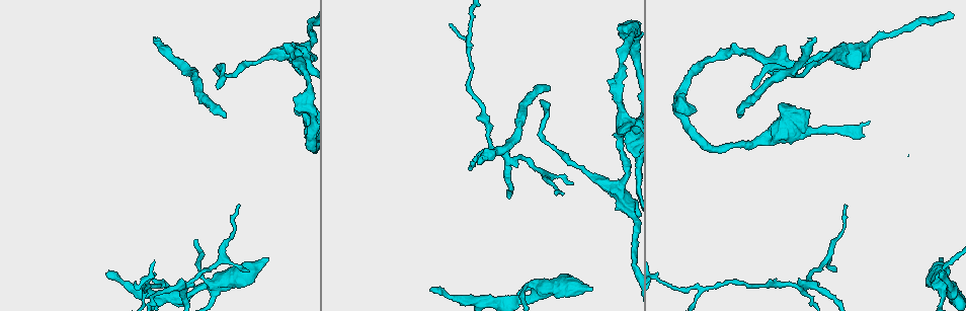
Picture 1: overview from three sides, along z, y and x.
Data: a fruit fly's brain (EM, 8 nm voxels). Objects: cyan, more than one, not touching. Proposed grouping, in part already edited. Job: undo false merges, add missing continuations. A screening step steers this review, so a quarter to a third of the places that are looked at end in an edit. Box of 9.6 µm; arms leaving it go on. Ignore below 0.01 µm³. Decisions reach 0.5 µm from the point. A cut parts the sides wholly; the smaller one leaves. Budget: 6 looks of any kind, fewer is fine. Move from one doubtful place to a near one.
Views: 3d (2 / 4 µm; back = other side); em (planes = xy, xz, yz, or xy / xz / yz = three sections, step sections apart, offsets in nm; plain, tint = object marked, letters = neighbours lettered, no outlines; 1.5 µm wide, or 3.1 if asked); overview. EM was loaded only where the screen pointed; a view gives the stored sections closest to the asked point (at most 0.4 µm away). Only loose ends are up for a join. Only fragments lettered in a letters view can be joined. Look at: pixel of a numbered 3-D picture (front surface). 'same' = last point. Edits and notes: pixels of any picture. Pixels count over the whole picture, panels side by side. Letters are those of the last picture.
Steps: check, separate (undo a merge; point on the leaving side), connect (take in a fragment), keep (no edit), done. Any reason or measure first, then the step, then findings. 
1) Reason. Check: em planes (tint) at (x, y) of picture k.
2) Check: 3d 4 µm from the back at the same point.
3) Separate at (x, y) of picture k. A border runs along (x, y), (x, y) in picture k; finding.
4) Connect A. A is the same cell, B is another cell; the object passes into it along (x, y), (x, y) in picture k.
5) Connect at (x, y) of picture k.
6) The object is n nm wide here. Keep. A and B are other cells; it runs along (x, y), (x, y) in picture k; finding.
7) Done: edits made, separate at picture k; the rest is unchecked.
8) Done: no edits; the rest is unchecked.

Branch stops here. Check: em xz step 4 (tint) at (608, 80) of picture 1.

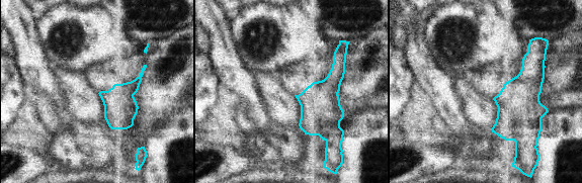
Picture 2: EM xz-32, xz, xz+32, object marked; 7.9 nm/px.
Cut it another way. Check: em planes (letters) at the same point.

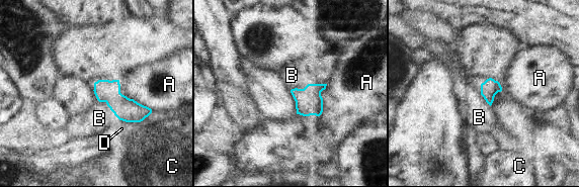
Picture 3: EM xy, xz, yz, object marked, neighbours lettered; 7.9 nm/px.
Keep. A, B, C and D are other cells; no lettered fragment goes on from it.

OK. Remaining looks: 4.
Free end. Check: 3d 4 µm at (154, 39) of picture 1.

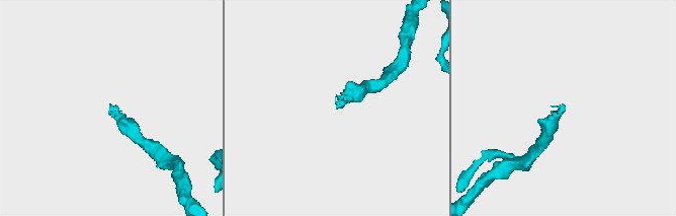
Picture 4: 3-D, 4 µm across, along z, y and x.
Check: em planes (letters) at (564, 104) of picture 4.

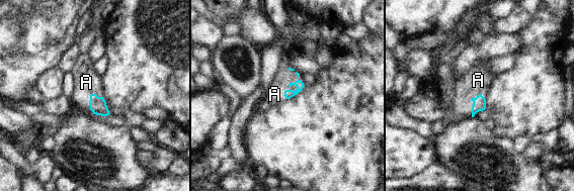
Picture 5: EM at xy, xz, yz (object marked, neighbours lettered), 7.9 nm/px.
Connect A. A is the same cell; the object passes into it along (300, 85), (296, 89), (274, 94) in picture 5; it goes on there.

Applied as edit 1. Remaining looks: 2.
Stops while still wide. Check: em planes (letters) at (941, 258) of picture 1.

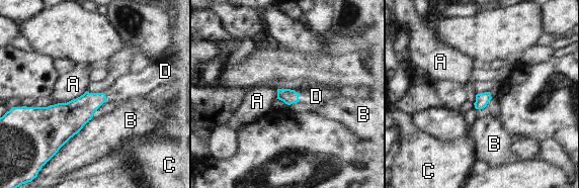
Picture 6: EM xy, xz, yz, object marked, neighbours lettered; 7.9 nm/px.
The longest contact is with B, 420 nm. Connect D. D is the same cell, A, B and C are other cells; the cell continues.

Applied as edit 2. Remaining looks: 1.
Done: edits made, connect at picture 5, connect at picture 6; the rest is unchecked.

